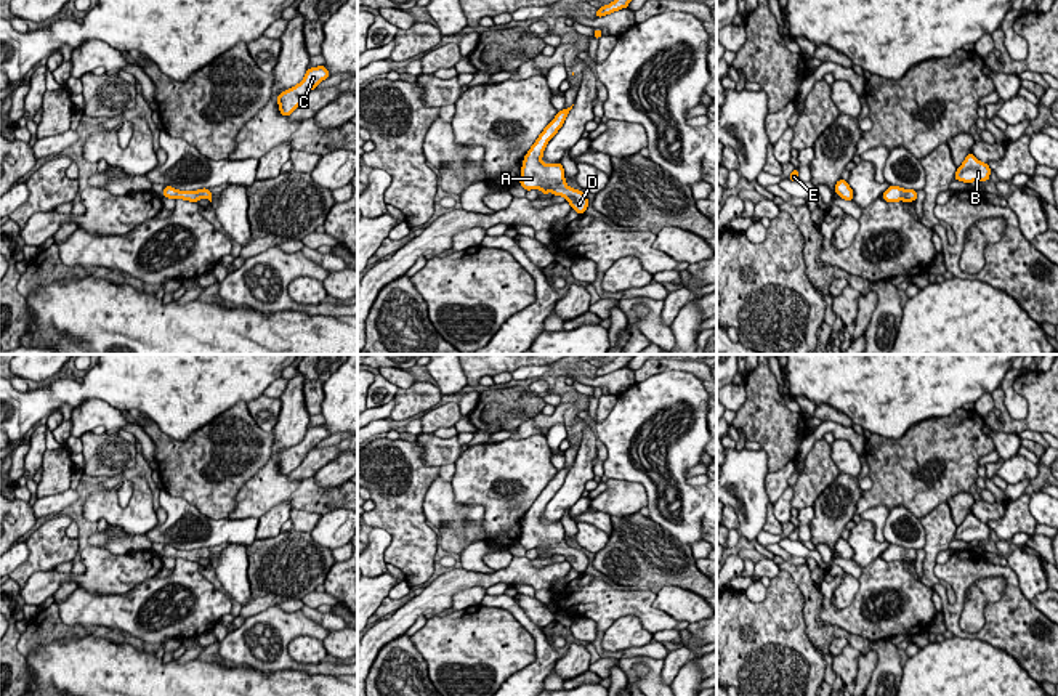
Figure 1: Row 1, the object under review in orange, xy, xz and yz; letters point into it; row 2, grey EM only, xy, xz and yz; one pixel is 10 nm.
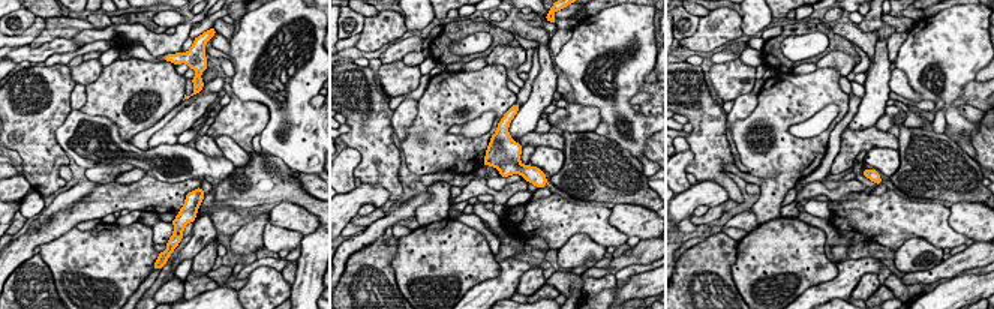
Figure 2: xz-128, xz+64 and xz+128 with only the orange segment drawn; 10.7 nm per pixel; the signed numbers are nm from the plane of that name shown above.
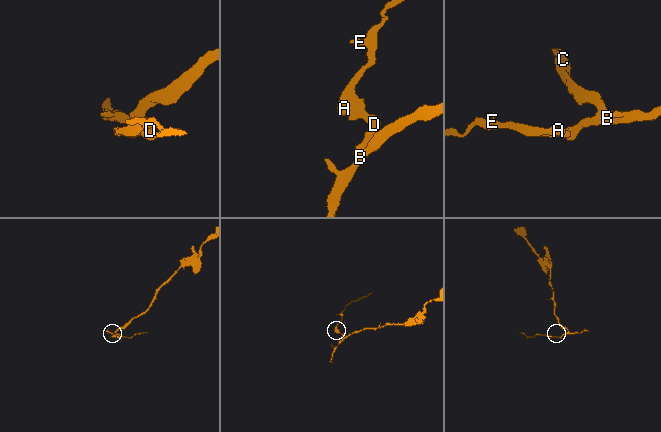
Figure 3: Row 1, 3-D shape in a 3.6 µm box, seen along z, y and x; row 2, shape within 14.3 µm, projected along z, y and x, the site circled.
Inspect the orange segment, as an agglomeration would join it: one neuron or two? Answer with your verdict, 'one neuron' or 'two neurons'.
one neuron

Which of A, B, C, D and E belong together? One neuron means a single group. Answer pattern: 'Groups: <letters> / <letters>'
Groups: A B C D E

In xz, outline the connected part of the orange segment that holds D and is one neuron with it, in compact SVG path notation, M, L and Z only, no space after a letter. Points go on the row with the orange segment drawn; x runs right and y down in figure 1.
M572 109L558 111L556 117L545 127L545 130L539 135L532 148L527 151L521 167L521 180L519 184L526 189L540 189L543 196L548 192L555 196L563 196L566 202L571 204L572 210L579 215L585 213L588 207L587 196L572 189L566 184L564 168L559 164L543 164L542 156L547 143L556 135L556 132L563 127L566 115Z

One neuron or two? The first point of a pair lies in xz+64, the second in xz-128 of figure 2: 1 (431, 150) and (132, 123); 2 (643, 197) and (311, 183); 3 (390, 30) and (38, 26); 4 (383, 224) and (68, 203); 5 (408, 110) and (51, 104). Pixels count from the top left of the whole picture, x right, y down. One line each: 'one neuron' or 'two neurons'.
1: one neuron
2: two neurons
3: two neurons
4: two neurons
5: two neurons

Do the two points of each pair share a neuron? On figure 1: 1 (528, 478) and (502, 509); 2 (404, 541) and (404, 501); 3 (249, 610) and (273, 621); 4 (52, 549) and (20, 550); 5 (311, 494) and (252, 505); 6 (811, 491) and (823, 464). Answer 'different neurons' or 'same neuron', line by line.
1: same neuron
2: same neuron
3: different neurons
4: different neurons
5: same neuron
6: same neuron

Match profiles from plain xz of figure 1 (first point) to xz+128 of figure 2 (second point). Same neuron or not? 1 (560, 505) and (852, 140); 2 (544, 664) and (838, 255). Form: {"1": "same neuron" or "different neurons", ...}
{"1": "different neurons", "2": "different neurons"}

